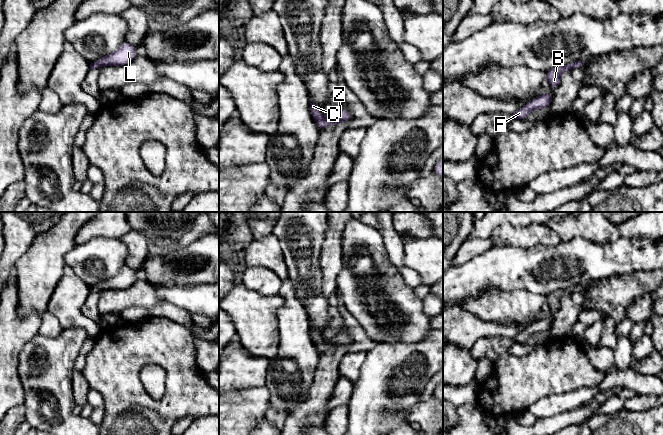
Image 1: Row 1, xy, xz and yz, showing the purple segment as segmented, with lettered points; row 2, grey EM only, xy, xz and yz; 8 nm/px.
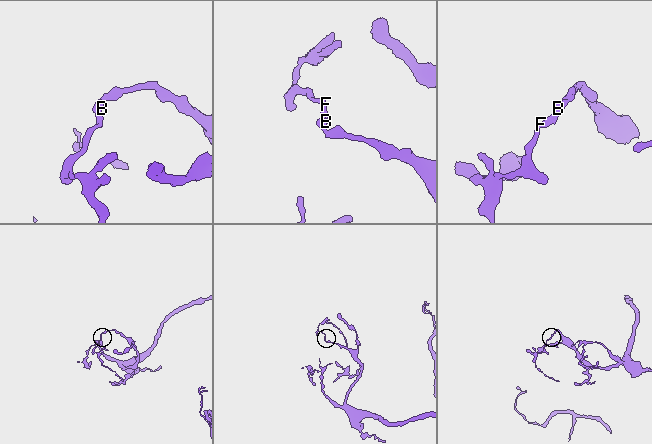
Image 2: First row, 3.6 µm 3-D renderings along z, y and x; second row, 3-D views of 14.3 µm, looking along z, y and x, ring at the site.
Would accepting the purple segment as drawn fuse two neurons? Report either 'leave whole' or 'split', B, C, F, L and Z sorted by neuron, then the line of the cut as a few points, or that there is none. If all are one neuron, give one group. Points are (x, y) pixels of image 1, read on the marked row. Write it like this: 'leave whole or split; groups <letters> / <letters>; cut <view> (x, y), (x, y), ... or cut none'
leave whole; groups B C F L Z; cut none

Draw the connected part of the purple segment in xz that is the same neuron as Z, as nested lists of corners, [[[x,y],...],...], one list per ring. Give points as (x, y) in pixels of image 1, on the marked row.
[[[312,101],[310,103],[311,115],[314,121],[317,123],[319,130],[326,128],[329,125],[337,125],[339,123],[345,123],[352,119],[351,114],[344,108],[339,107],[330,116],[323,117],[319,111],[318,106]]]

